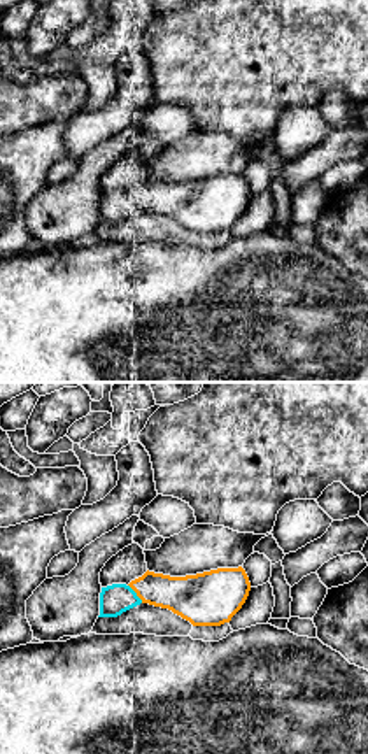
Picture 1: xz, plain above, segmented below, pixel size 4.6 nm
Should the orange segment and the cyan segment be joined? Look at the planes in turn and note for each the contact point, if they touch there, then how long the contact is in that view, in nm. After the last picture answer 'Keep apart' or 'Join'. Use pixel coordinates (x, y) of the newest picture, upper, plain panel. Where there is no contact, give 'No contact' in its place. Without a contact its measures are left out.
Touches orange at (135, 199). Shared border 110 nm

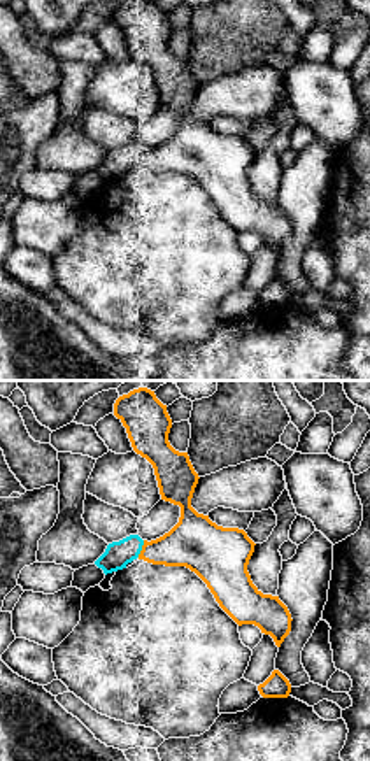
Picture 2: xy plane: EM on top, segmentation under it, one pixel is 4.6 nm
Touches orange at (142, 156). Shared border 90 nm

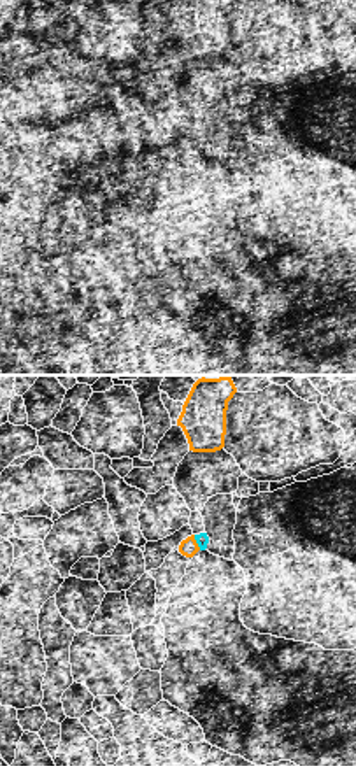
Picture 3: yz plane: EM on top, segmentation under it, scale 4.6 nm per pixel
Touches orange at (195, 149). Shared border 80 nm

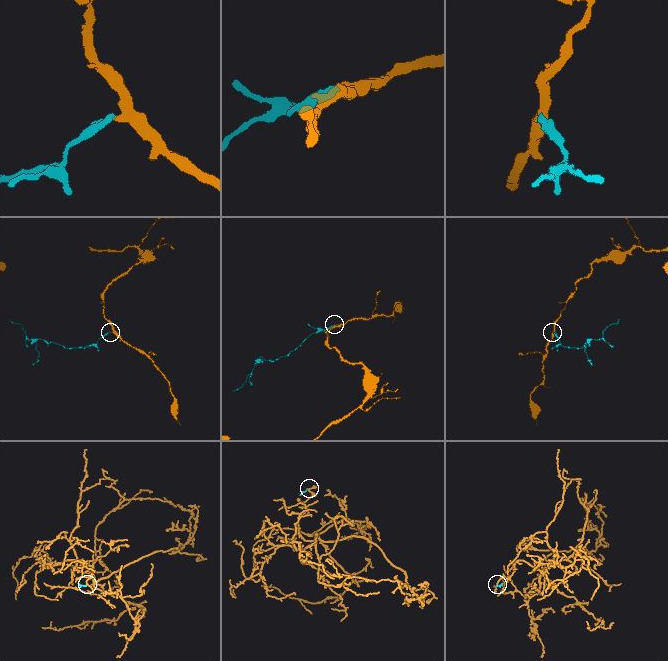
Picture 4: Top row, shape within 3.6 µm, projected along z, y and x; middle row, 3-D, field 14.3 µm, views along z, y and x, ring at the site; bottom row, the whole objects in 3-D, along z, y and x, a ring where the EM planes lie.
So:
Keep apart

